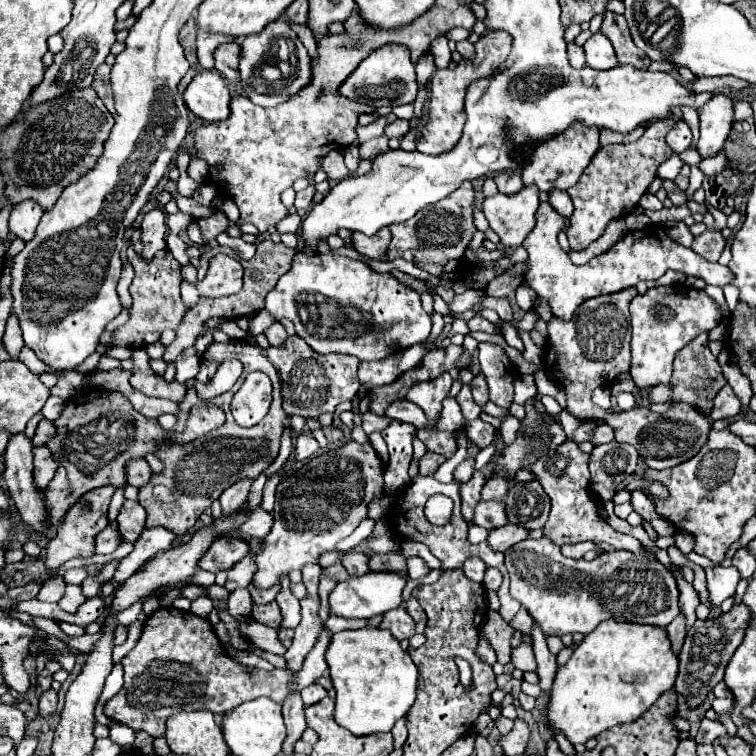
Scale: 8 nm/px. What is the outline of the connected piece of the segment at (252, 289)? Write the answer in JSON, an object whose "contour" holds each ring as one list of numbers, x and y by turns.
{"contour":[[272,240,258,242,256,256,252,260,244,260,242,262,242,266,244,266,244,286,242,286,240,294,234,294,234,296,228,296,228,298,204,298,204,296,200,296,198,304,188,310,188,314,184,316,184,322,176,328,176,340,166,346,166,352,164,352,162,360,164,362,174,362,180,352,184,352,186,348,190,348,196,342,198,332,200,332,202,324,208,318,218,316,218,318,226,318,226,320,236,320,236,318,242,318,242,316,254,316,254,314,258,314,264,308,266,294,276,286,276,282,280,280,280,276,286,274,292,268,294,254,296,254,296,250,284,246,282,242,278,242,278,244,272,242]]}

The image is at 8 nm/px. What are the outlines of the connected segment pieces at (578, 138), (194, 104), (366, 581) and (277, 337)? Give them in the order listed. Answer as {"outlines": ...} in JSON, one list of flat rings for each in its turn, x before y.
{"outlines":[[[574,124,572,128,568,128,564,134,560,134,558,138,552,138,544,144,540,144,530,162,524,166,522,170,522,180,524,184,536,184,542,192,550,192,552,188,560,188,560,190,568,190,570,186,574,186,580,178,580,174,586,170,586,166,590,164,592,156,598,152,600,144,598,144,598,136,600,130,596,126,586,128,580,124]],[[216,70,198,72,184,90,184,102,204,122,226,120,230,114,228,86]],[[368,572,364,576,350,578,332,590,330,610,342,618,372,618,376,614,386,614,402,604,402,590,408,580,408,574,400,572]],[[274,322,270,328,266,328,264,336,268,338,270,346,280,346,288,338,288,334,286,334,286,330,284,330,284,326,280,322]]]}

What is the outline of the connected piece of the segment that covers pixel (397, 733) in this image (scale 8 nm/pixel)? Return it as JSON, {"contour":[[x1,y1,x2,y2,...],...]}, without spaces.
{"contour":[[400,718,400,722,396,722,396,726,392,728,392,734,394,734,394,746,402,748,404,742,406,742,406,736,408,736,408,732,406,732,406,720,404,718]]}

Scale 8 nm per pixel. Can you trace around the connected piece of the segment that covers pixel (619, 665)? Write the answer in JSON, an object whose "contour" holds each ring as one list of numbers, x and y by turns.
{"contour":[[606,620,584,636,566,666,558,670,546,708,546,722,552,724,550,730,562,730,572,744,584,744,616,724,640,718,662,692,674,686,676,676,678,658,672,652,666,628]]}

